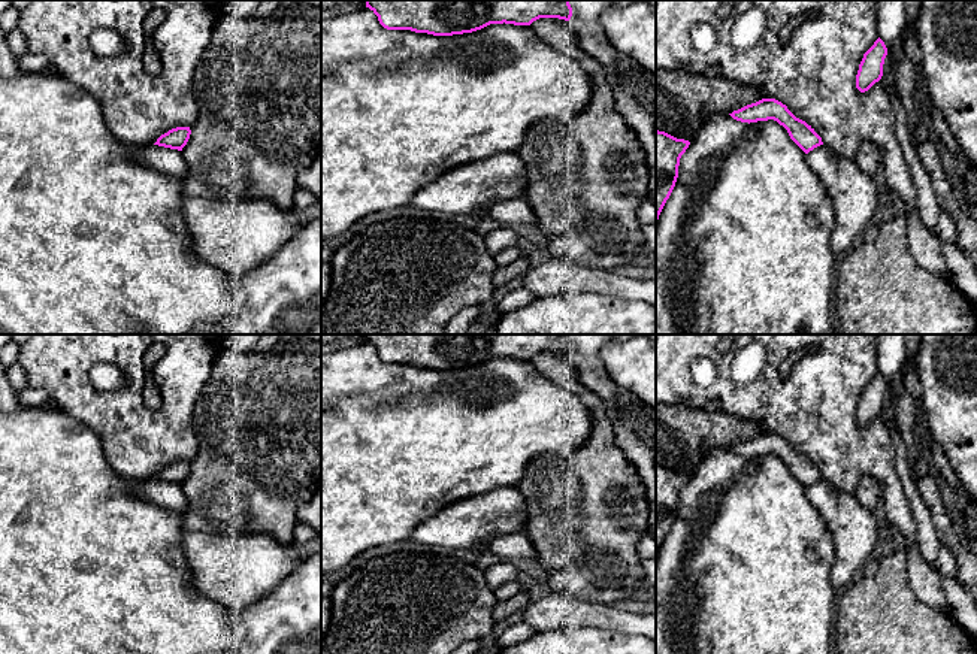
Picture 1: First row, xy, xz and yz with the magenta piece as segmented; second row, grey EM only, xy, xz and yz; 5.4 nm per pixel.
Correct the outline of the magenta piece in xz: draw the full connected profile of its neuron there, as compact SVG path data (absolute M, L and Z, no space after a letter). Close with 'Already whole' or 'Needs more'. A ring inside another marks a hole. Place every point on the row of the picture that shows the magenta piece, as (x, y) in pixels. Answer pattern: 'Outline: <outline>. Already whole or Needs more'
Outline: M365 0L387 30L453 36L490 24L530 25L539 18L569 21L569 0Z. Already whole

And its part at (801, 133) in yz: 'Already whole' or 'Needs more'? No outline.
Already whole

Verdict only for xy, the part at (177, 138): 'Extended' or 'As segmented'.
As segmented

